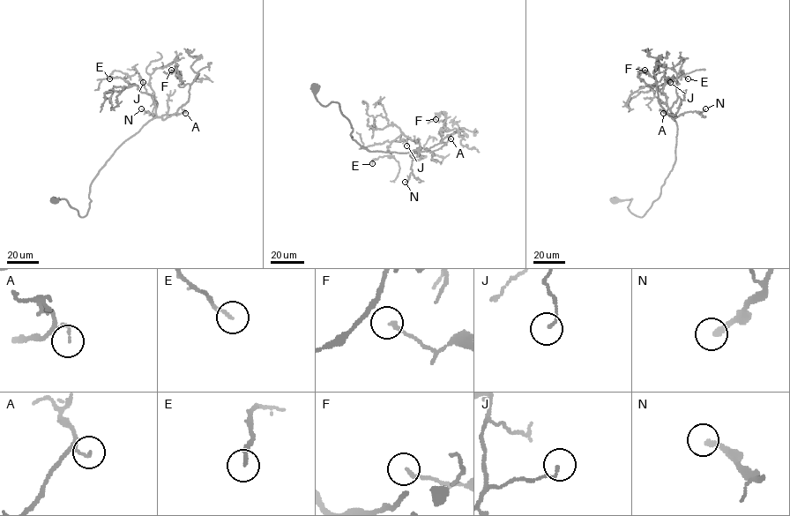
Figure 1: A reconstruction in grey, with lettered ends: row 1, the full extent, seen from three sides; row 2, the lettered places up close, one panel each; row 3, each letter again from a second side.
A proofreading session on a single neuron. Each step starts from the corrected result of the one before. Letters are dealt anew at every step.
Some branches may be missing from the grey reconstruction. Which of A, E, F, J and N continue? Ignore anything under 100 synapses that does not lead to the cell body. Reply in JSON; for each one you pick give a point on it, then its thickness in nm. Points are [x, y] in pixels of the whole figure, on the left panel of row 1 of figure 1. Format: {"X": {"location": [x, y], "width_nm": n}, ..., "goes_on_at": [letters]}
{"goes_on_at": []}

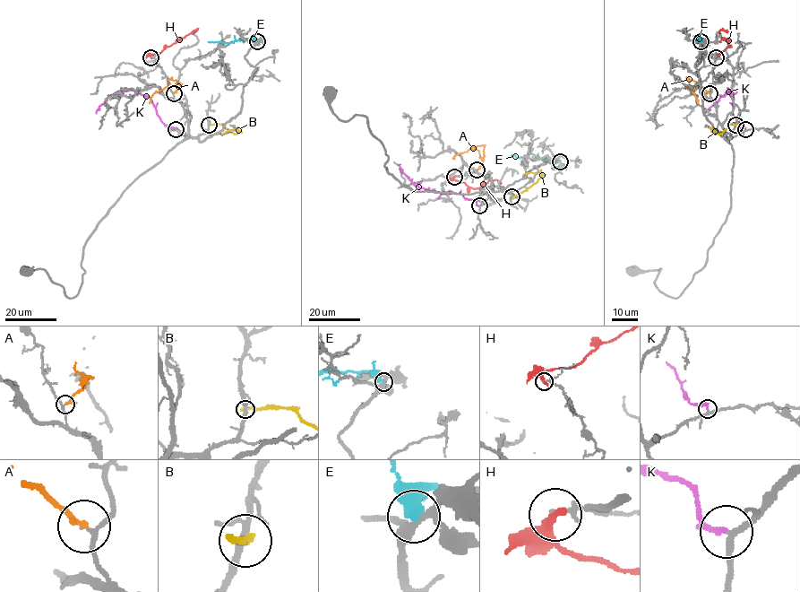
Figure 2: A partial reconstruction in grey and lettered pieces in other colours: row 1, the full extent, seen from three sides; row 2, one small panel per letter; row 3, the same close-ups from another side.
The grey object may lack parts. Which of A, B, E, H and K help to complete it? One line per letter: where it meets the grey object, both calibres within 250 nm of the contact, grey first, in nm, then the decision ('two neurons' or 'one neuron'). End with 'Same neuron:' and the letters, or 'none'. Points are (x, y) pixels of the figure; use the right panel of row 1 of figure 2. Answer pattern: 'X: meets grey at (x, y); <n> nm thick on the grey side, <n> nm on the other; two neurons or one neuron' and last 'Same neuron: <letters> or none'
A: meets grey at (709, 93); 150 nm thick on the grey side, 160 nm on the other; two neurons
B: meets grey at (735, 125); 240 nm thick on the grey side, 280 nm on the other; two neurons
E: meets grey at (701, 41); 300 nm thick on the grey side, 440 nm on the other; two neurons
H: meets grey at (716, 57); 150 nm thick on the grey side, 340 nm on the other; two neurons
K: meets grey at (745, 129); 220 nm thick on the grey side, 200 nm on the other; one neuron
Same neuron: K

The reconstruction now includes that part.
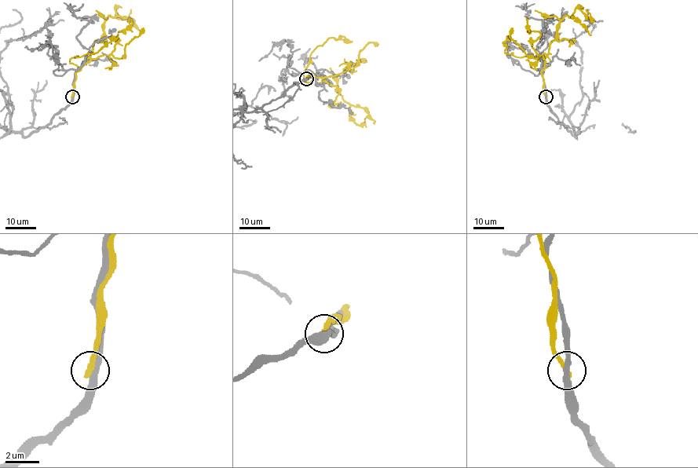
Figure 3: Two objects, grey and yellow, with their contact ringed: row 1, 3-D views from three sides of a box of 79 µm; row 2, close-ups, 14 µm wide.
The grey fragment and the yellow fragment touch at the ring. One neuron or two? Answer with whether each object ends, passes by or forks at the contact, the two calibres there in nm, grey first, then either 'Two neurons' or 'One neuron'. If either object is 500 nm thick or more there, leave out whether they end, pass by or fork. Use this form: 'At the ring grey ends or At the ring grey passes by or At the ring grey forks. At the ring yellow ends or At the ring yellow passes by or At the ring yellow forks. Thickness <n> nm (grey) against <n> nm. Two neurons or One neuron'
At the ring grey passes by. At the ring yellow ends. Thickness 360 nm (grey) against 360 nm. Two neurons

